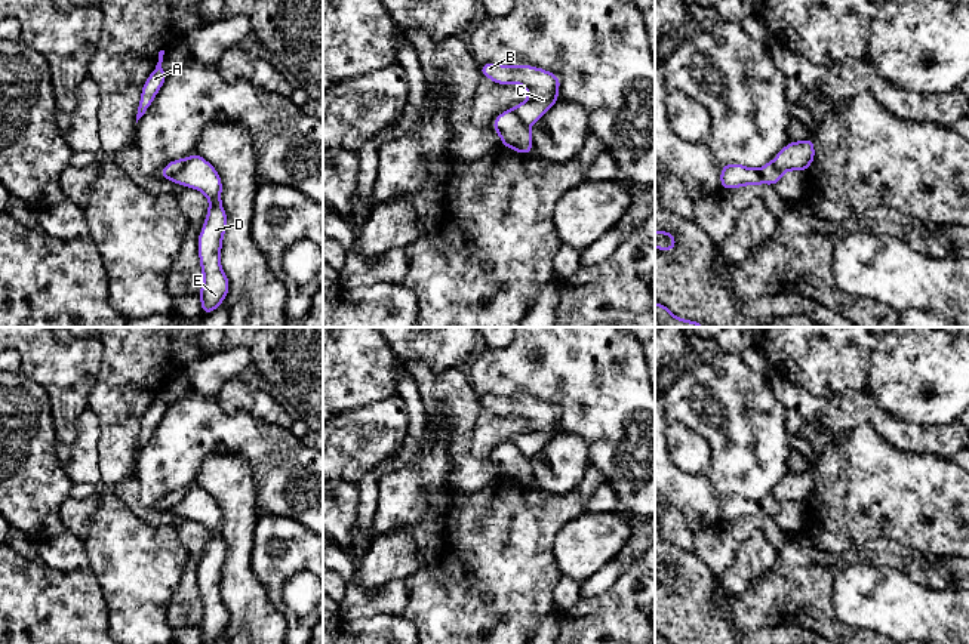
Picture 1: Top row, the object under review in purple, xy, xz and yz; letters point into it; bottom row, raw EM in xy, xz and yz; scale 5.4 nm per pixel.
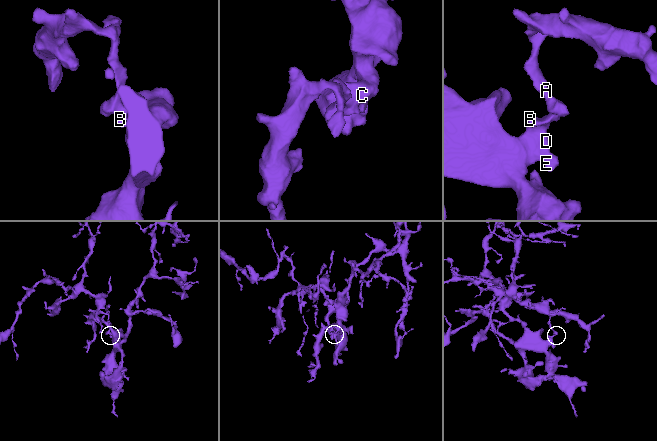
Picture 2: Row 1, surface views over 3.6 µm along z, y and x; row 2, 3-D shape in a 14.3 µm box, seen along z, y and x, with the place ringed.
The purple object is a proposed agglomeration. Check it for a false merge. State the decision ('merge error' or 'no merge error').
merge error

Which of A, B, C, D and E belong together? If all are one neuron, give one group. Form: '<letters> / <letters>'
A / B C D E

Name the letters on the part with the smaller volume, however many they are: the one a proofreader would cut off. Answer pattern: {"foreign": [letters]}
{"foreign": ["A"]}

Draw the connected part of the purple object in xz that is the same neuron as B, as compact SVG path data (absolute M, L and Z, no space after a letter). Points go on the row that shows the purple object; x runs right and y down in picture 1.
M486 62L479 67L480 76L496 84L520 84L529 92L529 98L511 108L511 111L526 124L532 126L553 105L559 102L560 76L533 65L502 65Z

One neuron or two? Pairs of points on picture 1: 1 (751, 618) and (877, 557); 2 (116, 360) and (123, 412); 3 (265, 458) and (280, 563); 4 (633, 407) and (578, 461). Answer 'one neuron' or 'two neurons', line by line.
1: one neuron
2: one neuron
3: two neurons
4: two neurons

